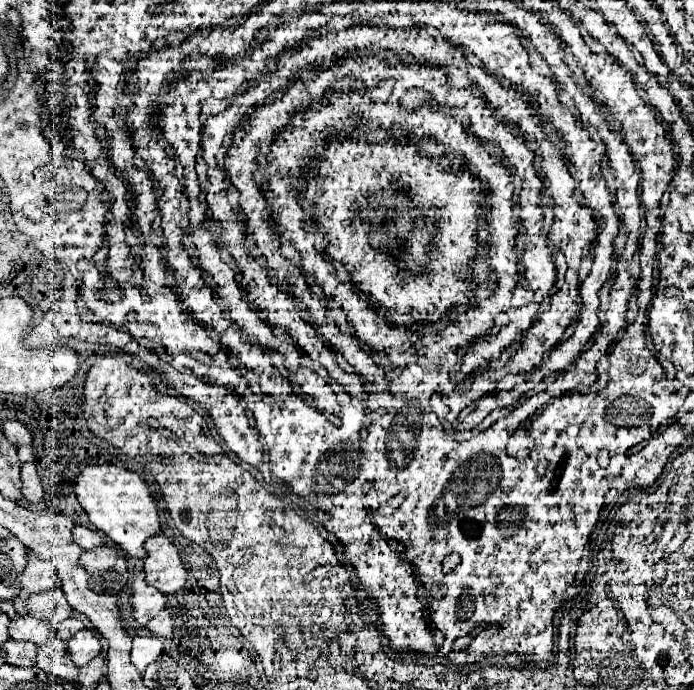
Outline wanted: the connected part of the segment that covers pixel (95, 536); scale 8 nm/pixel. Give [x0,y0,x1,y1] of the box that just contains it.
[73,525,103,549]

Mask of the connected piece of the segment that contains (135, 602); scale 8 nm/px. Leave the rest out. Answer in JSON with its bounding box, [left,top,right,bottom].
[131,577,167,627]

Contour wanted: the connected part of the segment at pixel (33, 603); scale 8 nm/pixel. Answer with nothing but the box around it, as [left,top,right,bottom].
[27,587,73,623]

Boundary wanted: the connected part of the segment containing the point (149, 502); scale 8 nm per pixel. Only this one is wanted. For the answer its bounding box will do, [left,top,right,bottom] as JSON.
[75,465,161,559]

